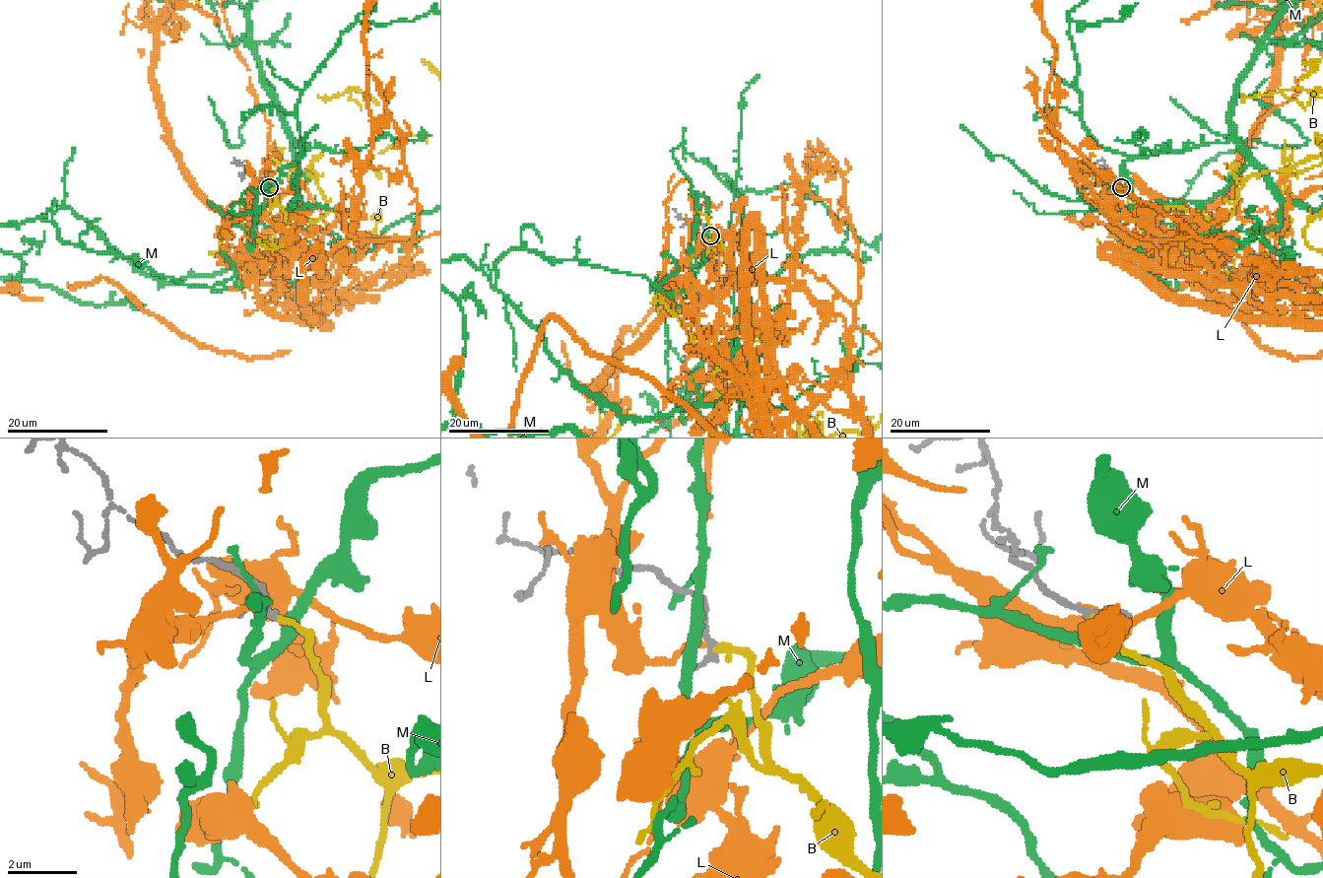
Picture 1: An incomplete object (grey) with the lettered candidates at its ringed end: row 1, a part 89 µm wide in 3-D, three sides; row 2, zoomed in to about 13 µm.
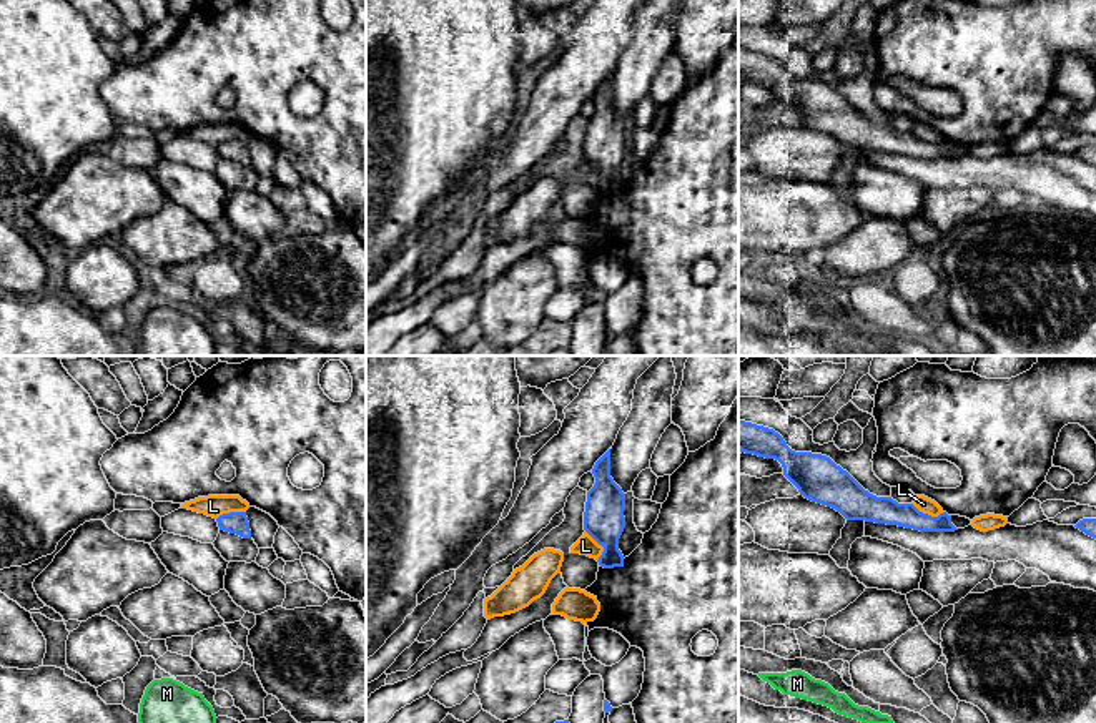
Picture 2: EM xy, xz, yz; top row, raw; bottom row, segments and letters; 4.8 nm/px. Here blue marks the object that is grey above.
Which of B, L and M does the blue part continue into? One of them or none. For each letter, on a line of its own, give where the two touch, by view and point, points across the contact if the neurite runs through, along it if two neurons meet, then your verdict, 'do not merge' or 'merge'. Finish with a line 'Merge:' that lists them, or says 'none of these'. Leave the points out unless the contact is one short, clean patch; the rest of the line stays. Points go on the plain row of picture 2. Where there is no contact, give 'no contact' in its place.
B: no contact; merge
L: meets blue in xz at (601, 172); do not merge
M: no contact; do not merge
Merge: B

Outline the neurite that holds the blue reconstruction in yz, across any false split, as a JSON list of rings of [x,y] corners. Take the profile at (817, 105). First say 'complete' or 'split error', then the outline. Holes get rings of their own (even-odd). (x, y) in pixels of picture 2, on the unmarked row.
complete; [[[738,47],[738,78],[778,88],[783,103],[798,116],[800,123],[835,136],[847,148],[898,153],[920,160],[958,158],[946,140],[931,145],[920,140],[913,131],[876,125],[830,85],[792,78],[773,57]]]

